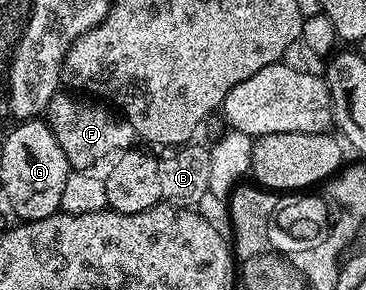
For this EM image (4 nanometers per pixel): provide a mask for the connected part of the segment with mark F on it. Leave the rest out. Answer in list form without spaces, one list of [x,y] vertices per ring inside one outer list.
[[[67,92],[55,95],[45,113],[45,118],[65,152],[72,171],[87,172],[91,177],[106,181],[127,151],[136,141],[135,131],[129,121],[121,119],[116,113],[109,114],[104,105],[93,102],[89,105]]]

